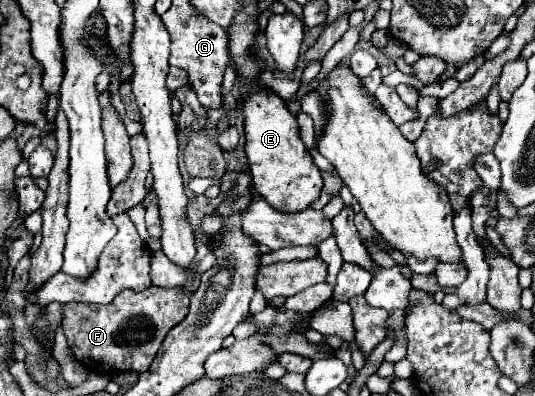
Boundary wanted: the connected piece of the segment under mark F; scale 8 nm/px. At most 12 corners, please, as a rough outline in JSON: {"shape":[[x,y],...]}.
{"shape":[[179,288],[63,304],[87,368],[147,370],[185,320]]}

